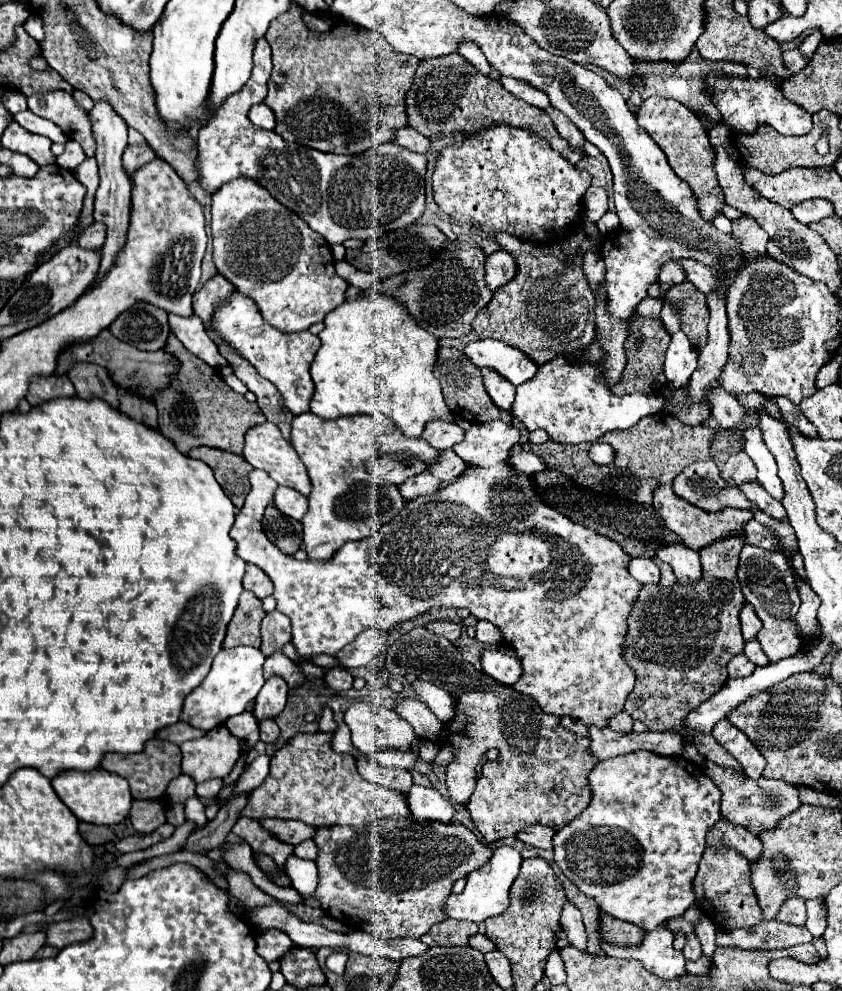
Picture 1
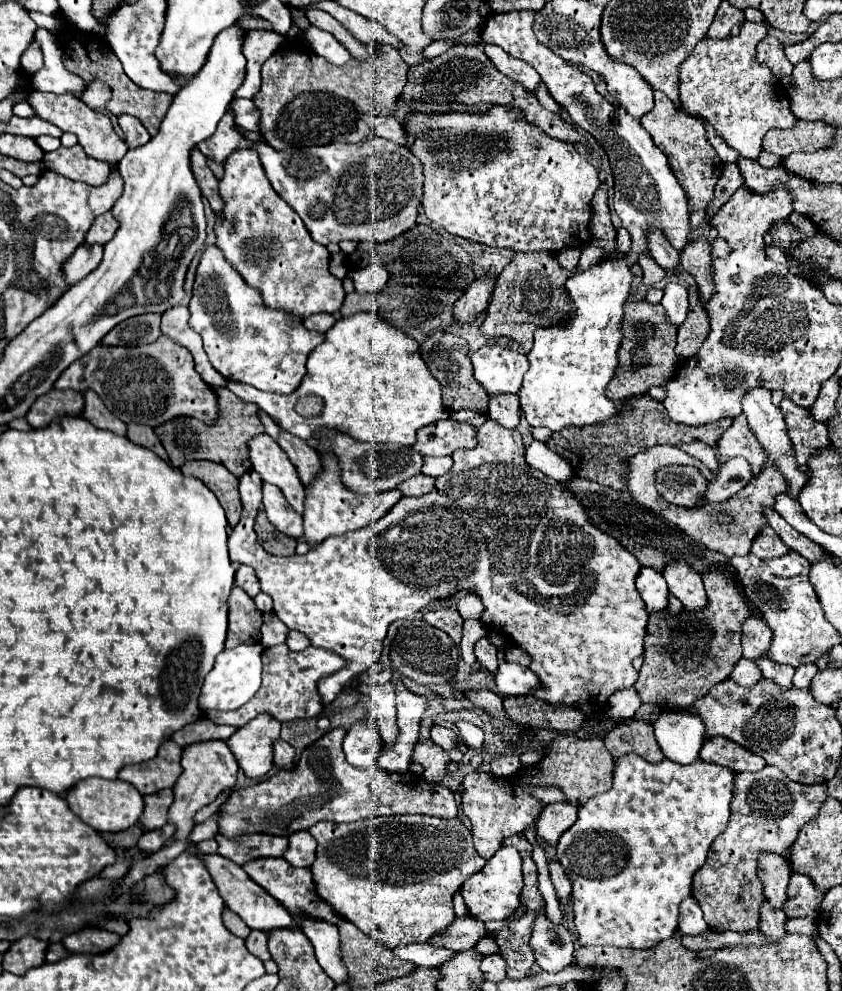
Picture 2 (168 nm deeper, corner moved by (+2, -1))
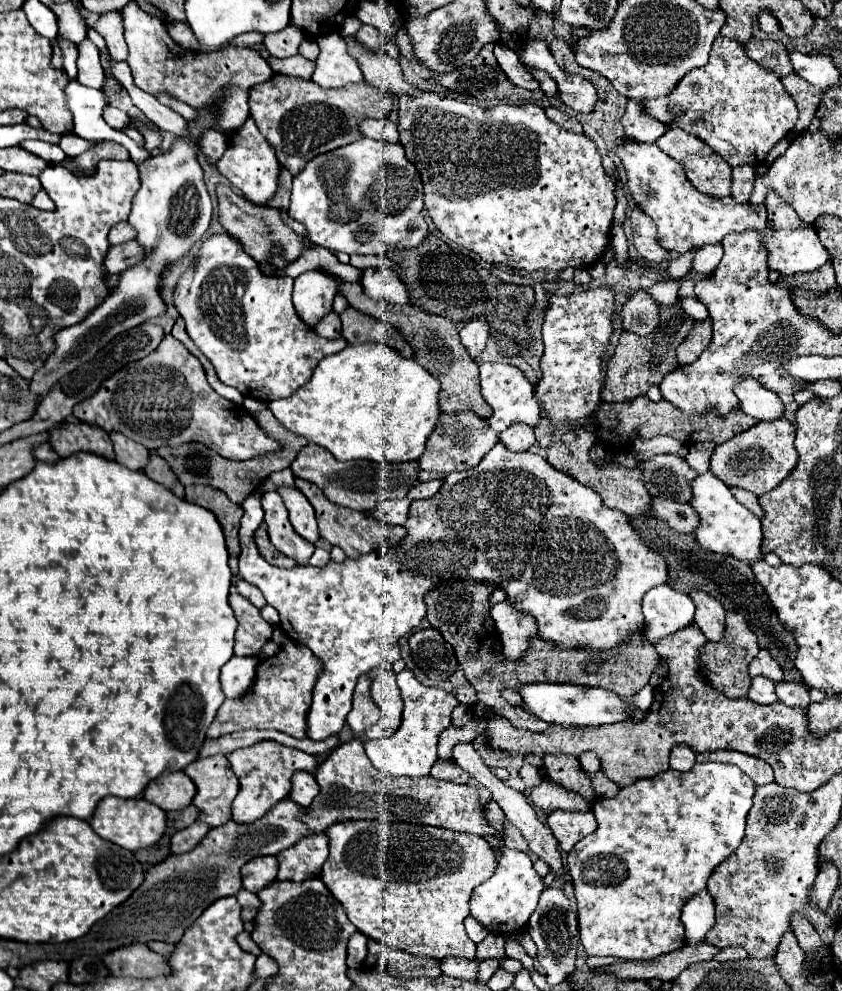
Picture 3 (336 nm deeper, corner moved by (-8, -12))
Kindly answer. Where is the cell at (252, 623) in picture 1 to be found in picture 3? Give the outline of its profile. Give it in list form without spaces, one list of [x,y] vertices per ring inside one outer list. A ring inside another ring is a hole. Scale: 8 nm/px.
[[[234,582],[230,588],[230,598],[228,598],[234,616],[238,620],[238,630],[236,630],[236,642],[234,642],[234,654],[236,656],[258,656],[262,646],[272,638],[274,628],[260,616],[260,610],[248,604],[236,590]]]

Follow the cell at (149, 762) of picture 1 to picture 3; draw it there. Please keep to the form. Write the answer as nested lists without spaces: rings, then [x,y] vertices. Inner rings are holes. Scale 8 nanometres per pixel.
[[[164,772],[144,790],[144,800],[160,806],[166,812],[190,806],[194,796],[196,786],[184,772]]]

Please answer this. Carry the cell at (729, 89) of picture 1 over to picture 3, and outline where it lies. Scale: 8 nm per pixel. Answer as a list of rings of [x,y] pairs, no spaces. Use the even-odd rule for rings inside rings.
[[[722,34],[716,36],[706,66],[684,74],[670,94],[656,100],[642,100],[642,108],[662,124],[678,126],[700,138],[732,168],[764,164],[770,148],[782,140],[798,120],[796,102],[784,90],[780,78],[752,64],[750,58],[744,56],[744,46]]]

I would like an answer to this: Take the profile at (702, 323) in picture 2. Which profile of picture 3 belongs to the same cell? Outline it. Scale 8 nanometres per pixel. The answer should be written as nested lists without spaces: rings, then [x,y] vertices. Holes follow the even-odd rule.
[[[710,320],[694,322],[694,328],[690,330],[690,334],[676,348],[676,360],[678,360],[678,364],[680,366],[692,364],[708,348],[710,340],[712,340],[712,324],[710,324]]]

